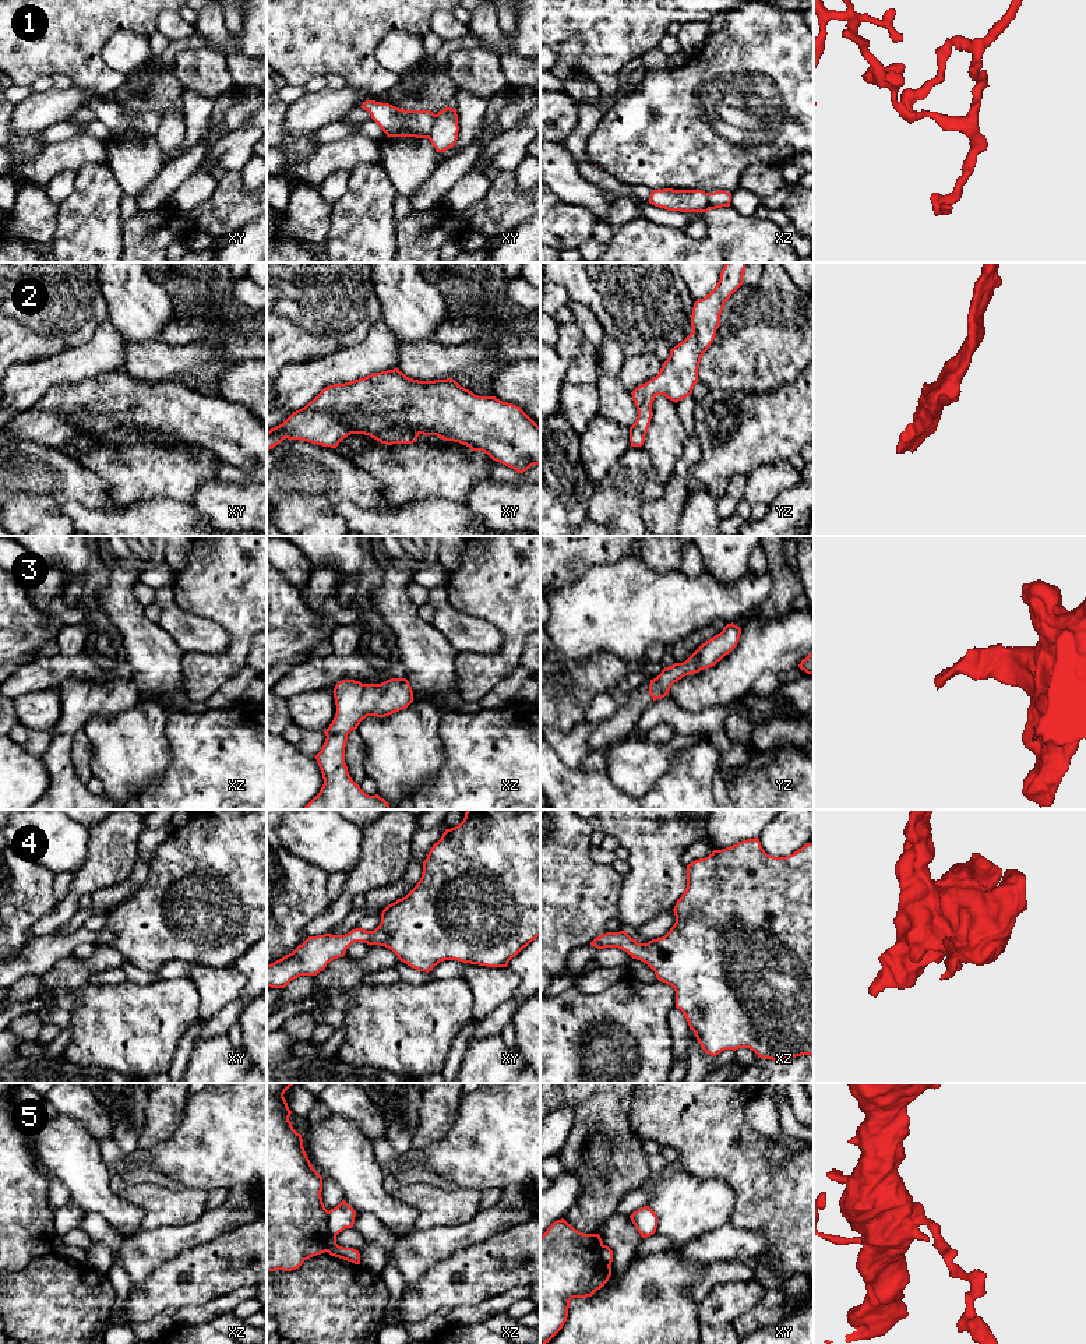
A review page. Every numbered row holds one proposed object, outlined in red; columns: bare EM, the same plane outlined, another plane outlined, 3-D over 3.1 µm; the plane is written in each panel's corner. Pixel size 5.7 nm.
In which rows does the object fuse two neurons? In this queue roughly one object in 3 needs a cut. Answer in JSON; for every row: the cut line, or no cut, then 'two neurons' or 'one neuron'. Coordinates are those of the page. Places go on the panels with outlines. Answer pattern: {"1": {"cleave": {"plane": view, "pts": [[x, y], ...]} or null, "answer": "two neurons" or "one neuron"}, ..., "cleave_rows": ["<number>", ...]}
{"1": {"cleave": {"plane": "xy", "pts": [[436, 115], [432, 133], [427, 137]]}, "answer": "two neurons"}, "2": {"cleave": null, "answer": "one neuron"}, "3": {"cleave": null, "answer": "one neuron"}, "4": {"cleave": null, "answer": "one neuron"}, "5": {"cleave": {"plane": "xz", "pts": [[328, 1212], [325, 1251]]}, "answer": "two neurons"}, "cleave_rows": ["1", "5"]}

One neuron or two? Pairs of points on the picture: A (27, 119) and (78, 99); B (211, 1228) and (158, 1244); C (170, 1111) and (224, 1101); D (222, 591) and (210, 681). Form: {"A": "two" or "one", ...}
{"A": "one", "B": "one", "C": "two", "D": "one"}

